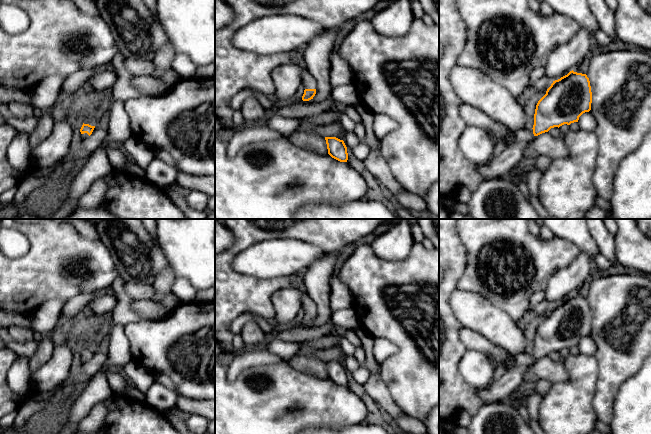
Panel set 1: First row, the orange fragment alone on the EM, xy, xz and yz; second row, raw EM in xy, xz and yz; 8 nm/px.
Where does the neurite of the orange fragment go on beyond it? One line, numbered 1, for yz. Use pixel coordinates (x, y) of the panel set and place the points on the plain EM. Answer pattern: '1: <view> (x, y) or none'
1: yz (498, 391)

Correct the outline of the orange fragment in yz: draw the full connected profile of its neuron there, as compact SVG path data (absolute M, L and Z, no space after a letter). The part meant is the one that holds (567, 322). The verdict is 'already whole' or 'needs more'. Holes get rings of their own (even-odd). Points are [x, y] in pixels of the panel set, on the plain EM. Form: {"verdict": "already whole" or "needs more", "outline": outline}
{"verdict": "needs more", "outline": "M573 294L558 304L553 305L546 318L538 325L534 338L532 353L525 352L515 356L500 379L478 392L480 398L487 404L504 401L514 393L524 380L527 369L538 359L548 356L551 352L560 351L564 348L578 346L579 341L591 334L592 316L589 302L586 298L577 297Z"}

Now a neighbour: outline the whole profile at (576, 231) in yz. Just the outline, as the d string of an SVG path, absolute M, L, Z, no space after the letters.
M543 219L554 236L566 239L587 252L592 259L599 253L599 249L588 228L588 219Z

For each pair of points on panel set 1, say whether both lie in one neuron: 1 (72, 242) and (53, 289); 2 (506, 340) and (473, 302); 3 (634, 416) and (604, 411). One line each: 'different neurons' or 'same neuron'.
1: same neuron
2: same neuron
3: different neurons

